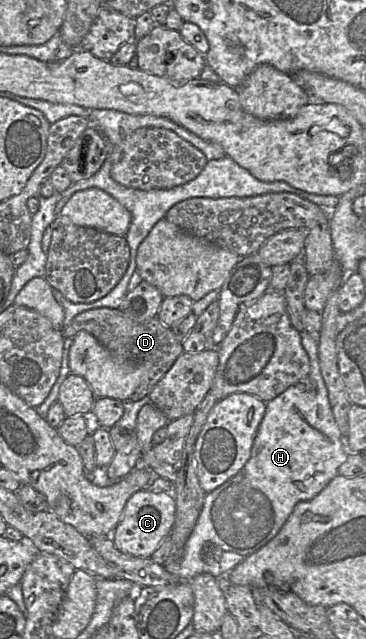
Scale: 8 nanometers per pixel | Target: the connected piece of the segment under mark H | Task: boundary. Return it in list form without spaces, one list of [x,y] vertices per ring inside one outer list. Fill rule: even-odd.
[[[307,331],[300,333],[301,344],[310,362],[305,379],[316,387],[316,393],[305,391],[303,381],[288,387],[283,393],[266,402],[265,415],[256,432],[250,458],[244,467],[231,479],[205,495],[202,511],[187,540],[181,559],[171,556],[164,563],[164,569],[185,582],[200,574],[210,574],[211,565],[201,559],[201,550],[206,542],[217,544],[223,552],[233,552],[246,557],[268,543],[285,524],[295,506],[318,495],[328,483],[339,474],[339,467],[347,460],[349,452],[344,437],[334,419],[328,399],[328,390],[323,380],[318,357],[318,338]]]

